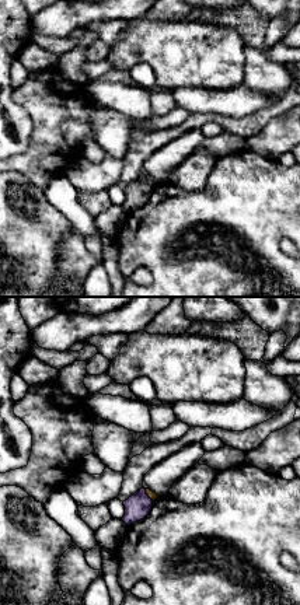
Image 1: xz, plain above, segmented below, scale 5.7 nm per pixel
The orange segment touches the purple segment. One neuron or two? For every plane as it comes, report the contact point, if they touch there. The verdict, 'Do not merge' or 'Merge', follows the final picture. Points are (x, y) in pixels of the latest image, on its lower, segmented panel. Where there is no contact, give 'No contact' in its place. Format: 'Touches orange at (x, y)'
Touches orange at (147, 495)

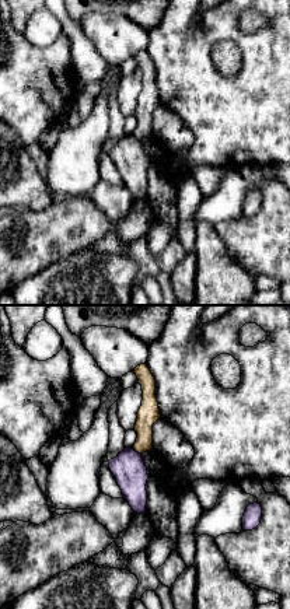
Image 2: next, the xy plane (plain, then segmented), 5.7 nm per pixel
Touches orange at (136, 451)

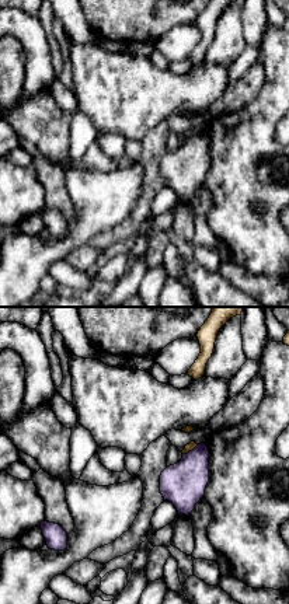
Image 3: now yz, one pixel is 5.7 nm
Touches orange at (190, 450)

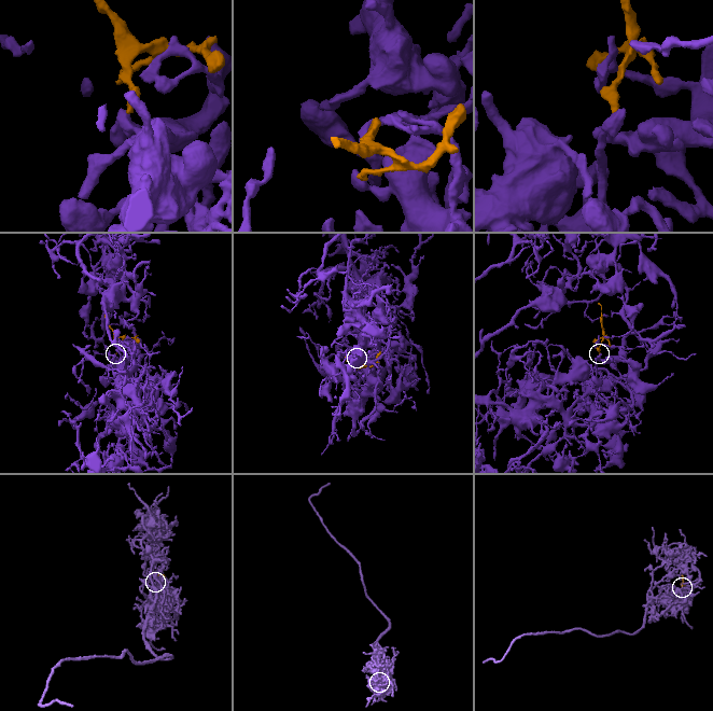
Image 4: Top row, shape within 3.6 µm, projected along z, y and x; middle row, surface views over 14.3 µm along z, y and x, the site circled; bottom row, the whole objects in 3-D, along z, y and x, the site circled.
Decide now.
Do not merge

